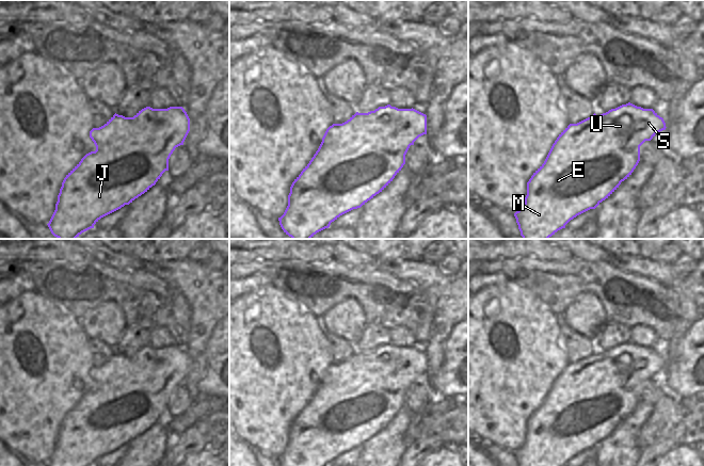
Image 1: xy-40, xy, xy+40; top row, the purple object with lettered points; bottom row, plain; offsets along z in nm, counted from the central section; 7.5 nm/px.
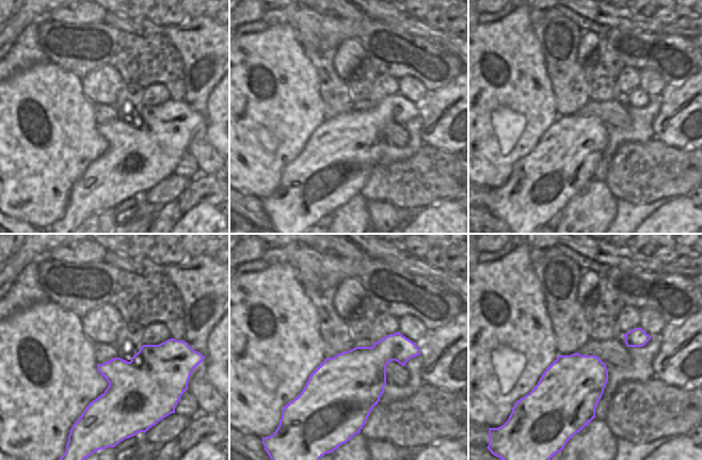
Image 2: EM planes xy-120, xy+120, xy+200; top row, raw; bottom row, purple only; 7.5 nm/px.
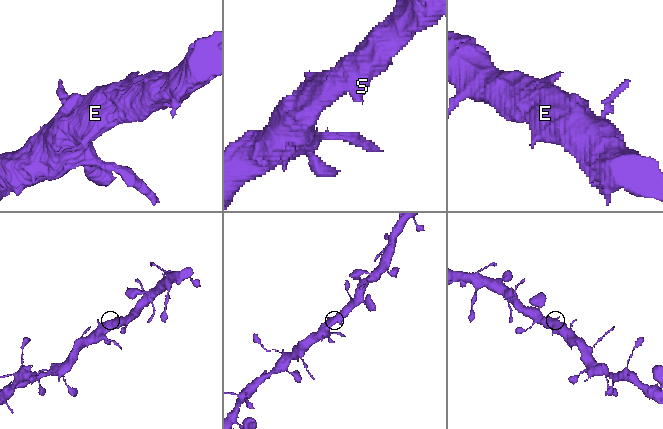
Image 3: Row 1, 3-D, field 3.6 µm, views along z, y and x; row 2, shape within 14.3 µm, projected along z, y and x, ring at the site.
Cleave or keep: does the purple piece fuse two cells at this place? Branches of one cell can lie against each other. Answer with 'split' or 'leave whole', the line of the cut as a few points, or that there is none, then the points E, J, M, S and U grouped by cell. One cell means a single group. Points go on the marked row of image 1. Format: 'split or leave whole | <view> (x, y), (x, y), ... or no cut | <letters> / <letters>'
leave whole | no cut | E J M S U

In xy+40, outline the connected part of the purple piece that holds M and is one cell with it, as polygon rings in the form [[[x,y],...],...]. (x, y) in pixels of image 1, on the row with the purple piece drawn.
[[[630,102],[606,113],[570,124],[553,144],[544,163],[527,182],[525,204],[514,213],[523,239],[548,239],[577,215],[595,209],[627,179],[640,161],[640,146],[666,130],[666,123],[653,109],[643,109]]]

